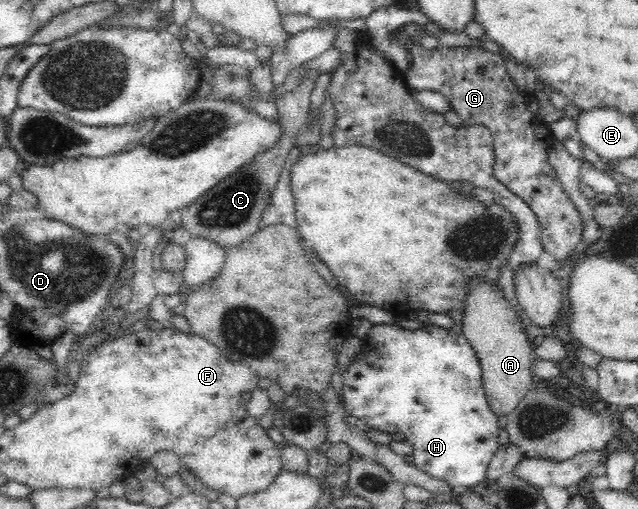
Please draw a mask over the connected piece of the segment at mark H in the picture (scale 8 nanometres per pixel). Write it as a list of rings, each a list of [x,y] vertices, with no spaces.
[[[378,324],[372,327],[372,330],[362,339],[359,353],[350,364],[346,374],[342,376],[342,379],[344,379],[342,403],[347,412],[352,416],[356,416],[356,418],[360,418],[360,420],[364,420],[372,429],[377,428],[388,434],[393,432],[404,434],[405,440],[412,445],[411,455],[413,456],[413,463],[416,465],[416,468],[440,481],[448,483],[457,490],[466,489],[469,486],[476,486],[476,484],[485,479],[489,462],[499,447],[498,443],[501,429],[496,423],[496,415],[490,411],[490,407],[488,407],[488,403],[486,403],[486,395],[484,395],[485,393],[483,392],[480,361],[478,361],[478,357],[472,345],[468,344],[468,341],[462,333],[455,334],[452,333],[450,329],[435,325],[424,329],[407,330],[406,328],[394,326],[393,324]]]

